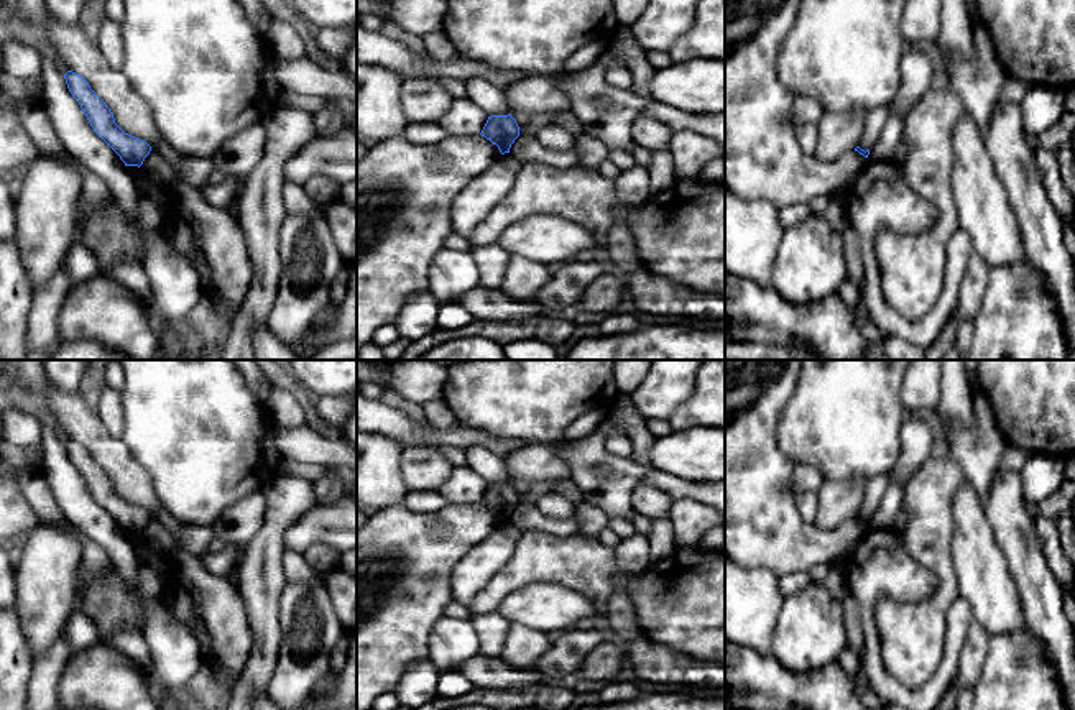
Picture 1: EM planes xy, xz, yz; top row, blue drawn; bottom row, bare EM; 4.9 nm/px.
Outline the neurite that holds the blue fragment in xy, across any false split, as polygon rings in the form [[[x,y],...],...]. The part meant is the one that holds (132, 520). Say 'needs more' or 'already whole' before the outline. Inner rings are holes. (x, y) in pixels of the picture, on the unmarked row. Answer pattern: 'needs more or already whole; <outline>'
already whole; [[[67,439],[66,452],[72,465],[79,470],[94,500],[120,524],[125,534],[141,534],[151,514],[125,501],[113,486],[107,472],[90,457],[89,450]]]

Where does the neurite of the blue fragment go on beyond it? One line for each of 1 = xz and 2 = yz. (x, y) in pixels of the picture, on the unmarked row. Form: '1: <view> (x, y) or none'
1: none
2: none

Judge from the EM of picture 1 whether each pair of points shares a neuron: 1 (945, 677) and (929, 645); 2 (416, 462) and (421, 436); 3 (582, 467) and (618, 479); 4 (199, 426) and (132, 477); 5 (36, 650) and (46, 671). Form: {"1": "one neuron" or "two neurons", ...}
{"1": "two neurons", "2": "two neurons", "3": "one neuron", "4": "two neurons", "5": "two neurons"}

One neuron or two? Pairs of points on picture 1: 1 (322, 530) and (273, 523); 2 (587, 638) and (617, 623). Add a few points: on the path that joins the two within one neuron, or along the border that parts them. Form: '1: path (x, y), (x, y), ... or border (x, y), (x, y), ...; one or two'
1: border (316, 503), (286, 531), (285, 549); two
2: border (604, 627), (612, 635); two

